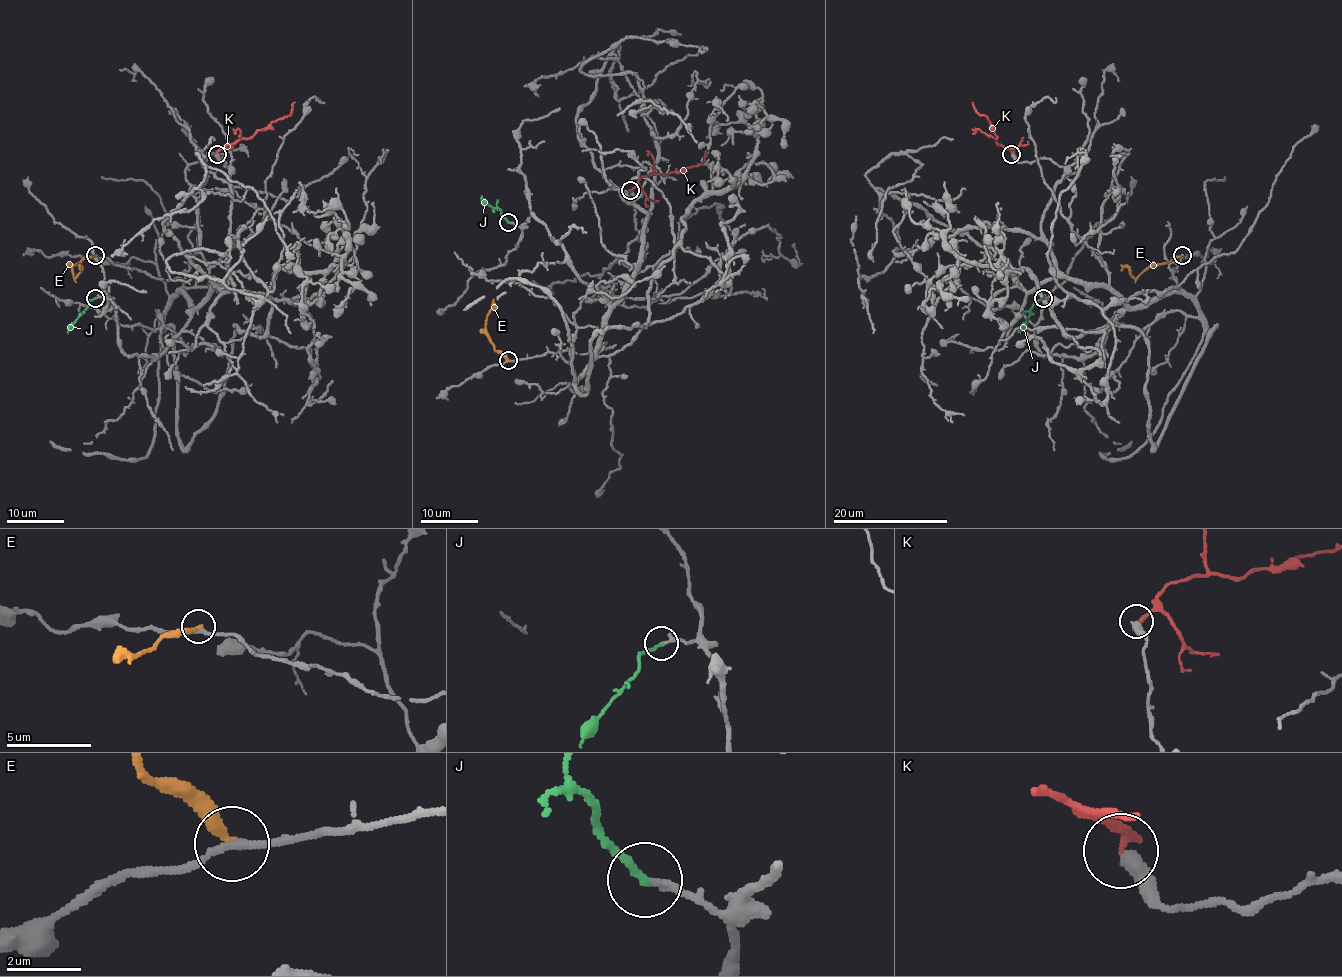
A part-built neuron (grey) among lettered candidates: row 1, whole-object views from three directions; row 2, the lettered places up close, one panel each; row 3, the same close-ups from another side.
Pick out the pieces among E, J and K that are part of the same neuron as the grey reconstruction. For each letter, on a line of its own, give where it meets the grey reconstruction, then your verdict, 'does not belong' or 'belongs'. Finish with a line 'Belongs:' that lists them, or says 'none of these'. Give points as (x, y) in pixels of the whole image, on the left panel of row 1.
E: meets grey at (95, 255); does not belong
J: meets grey at (95, 298); belongs
K: meets grey at (217, 154); does not belong
Belongs: J

